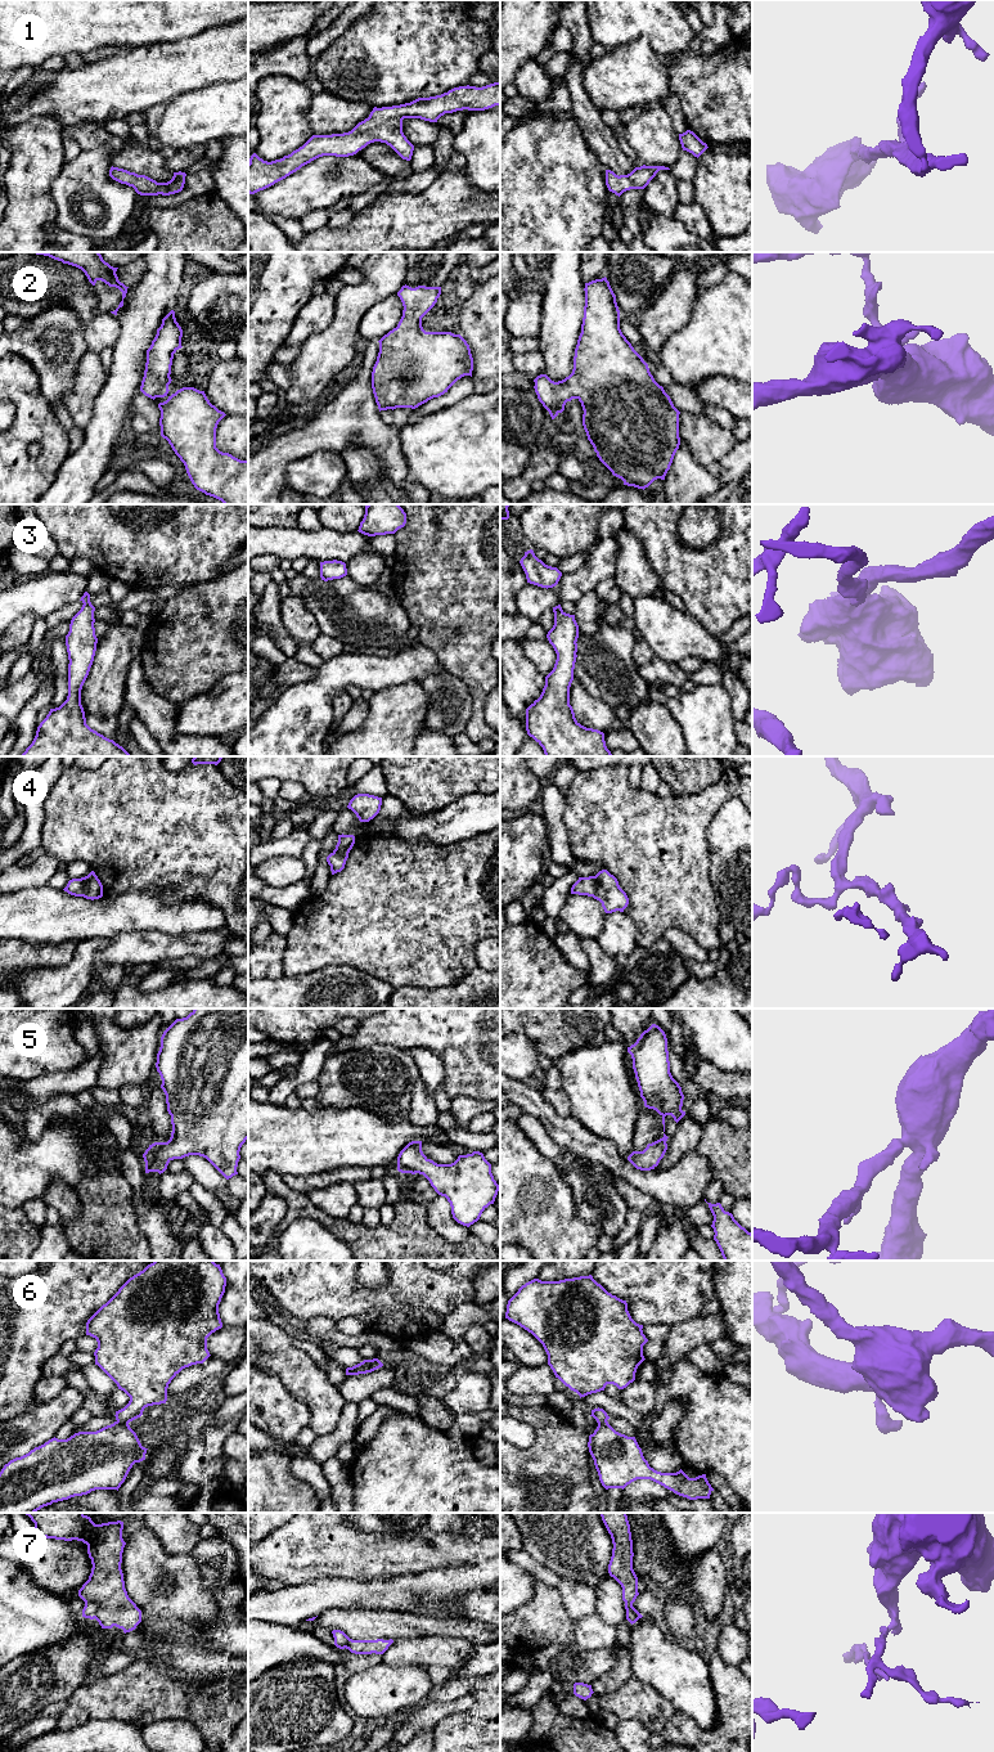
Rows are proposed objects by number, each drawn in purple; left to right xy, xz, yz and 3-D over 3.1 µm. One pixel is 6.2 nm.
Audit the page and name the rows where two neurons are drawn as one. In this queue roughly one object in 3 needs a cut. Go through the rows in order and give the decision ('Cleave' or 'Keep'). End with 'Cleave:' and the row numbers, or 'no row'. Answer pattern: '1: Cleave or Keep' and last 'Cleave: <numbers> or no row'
1: Keep
2: Keep
3: Keep
4: Keep
5: Keep
6: Cleave
7: Cleave
Cleave: 6, 7

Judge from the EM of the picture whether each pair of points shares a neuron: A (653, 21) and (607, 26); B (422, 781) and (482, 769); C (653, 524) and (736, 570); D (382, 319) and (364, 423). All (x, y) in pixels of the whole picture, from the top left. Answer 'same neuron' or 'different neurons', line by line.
A: same neuron
B: same neuron
C: same neuron
D: different neurons

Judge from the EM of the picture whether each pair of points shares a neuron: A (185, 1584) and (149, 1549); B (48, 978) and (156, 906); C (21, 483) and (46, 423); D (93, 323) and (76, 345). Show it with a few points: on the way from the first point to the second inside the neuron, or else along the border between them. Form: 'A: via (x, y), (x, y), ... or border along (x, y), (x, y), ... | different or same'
A: via (178, 1575), (158, 1558) | same
B: border along (139, 930), (80, 942) | different
C: via (35, 468), (46, 457), (46, 438) | same
D: border along (68, 309), (72, 309), (84, 323), (89, 349) | different

